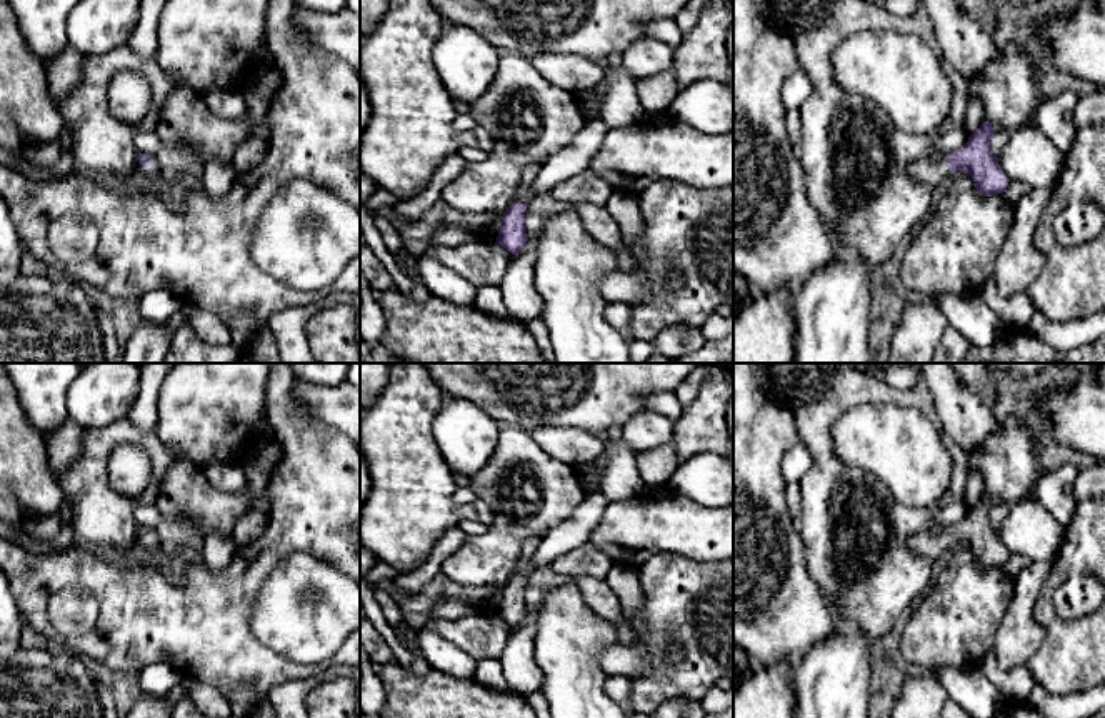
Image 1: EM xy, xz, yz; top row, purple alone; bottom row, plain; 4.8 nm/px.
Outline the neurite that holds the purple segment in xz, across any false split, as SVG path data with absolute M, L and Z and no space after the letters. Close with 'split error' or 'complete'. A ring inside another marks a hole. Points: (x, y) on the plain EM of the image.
M535 535L535 536L528 536L523 541L517 570L510 578L510 581L503 585L497 616L502 618L512 628L518 628L528 613L527 603L525 603L525 583L530 573L533 571L532 558L542 538L543 535Z | split error

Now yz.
M983 495L962 521L948 528L935 526L912 535L908 540L910 550L915 555L937 560L950 545L967 545L973 551L980 568L1003 566L1008 551L1000 541L997 530L990 525L992 510L993 498Z | split error

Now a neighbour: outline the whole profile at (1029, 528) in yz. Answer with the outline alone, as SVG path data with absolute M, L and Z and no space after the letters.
M1037 496L1010 506L997 535L1008 553L1025 555L1032 561L1052 561L1062 545L1065 528Z

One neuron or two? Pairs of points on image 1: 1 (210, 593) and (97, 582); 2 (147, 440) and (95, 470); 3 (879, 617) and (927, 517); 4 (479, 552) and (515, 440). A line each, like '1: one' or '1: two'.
1: one
2: one
3: one
4: one

